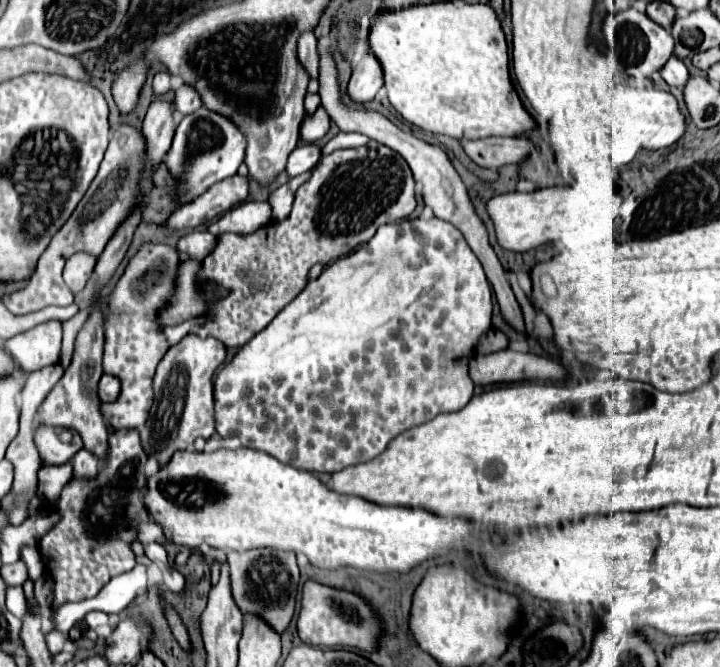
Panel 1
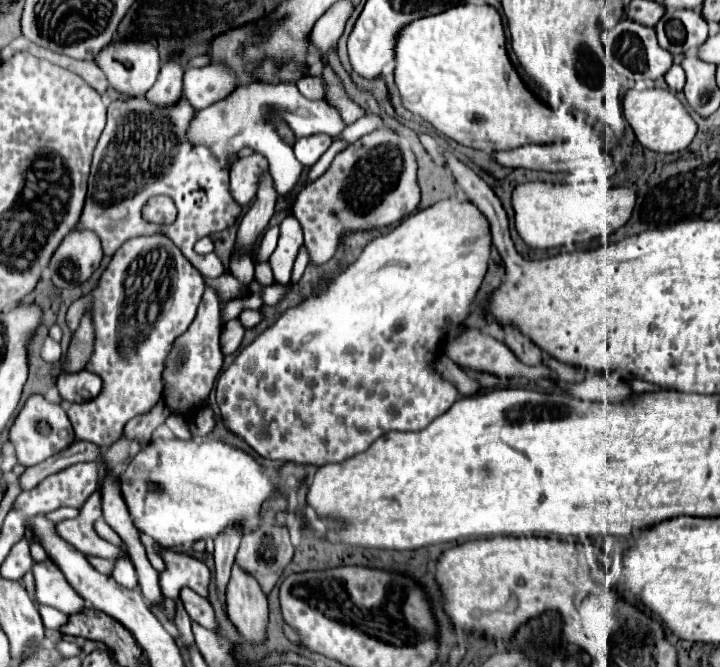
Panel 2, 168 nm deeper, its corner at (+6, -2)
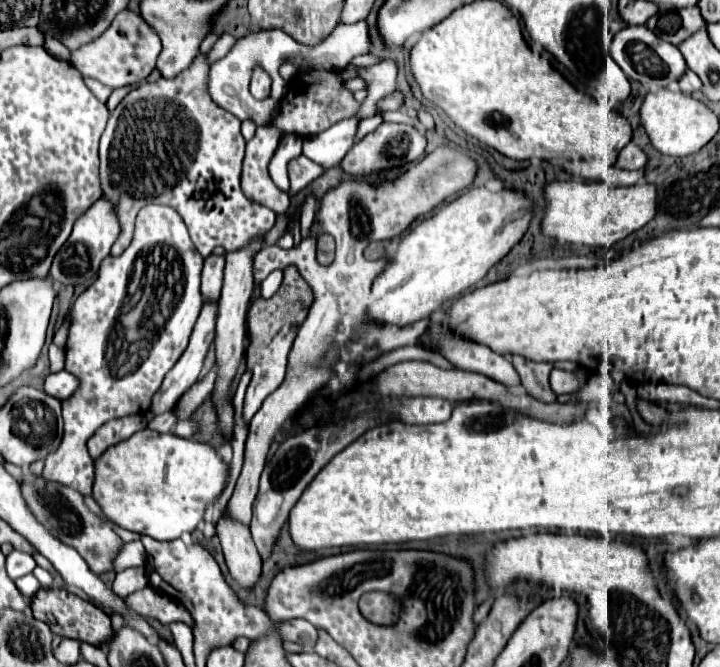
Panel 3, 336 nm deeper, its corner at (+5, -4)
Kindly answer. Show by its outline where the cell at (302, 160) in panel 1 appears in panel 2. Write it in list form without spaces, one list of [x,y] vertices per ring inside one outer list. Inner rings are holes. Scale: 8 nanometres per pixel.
[[[312,134],[306,138],[298,138],[294,144],[294,154],[296,158],[306,166],[314,166],[318,162],[318,158],[330,148],[332,144],[332,136],[324,136],[324,134]]]

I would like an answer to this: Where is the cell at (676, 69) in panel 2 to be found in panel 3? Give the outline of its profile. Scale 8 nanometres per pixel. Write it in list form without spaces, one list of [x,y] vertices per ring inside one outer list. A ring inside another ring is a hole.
[[[687,70],[687,72],[681,76],[681,80],[679,80],[679,88],[681,88],[681,92],[685,92],[685,94],[697,92],[697,90],[701,88],[701,80],[697,78],[697,74],[693,74],[691,70]]]

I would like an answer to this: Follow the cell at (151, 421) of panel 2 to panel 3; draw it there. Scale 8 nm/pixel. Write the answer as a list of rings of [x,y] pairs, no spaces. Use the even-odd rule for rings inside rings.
[[[203,306],[187,350],[183,352],[179,362],[167,372],[161,388],[151,400],[149,412],[153,416],[169,412],[177,404],[177,400],[185,394],[185,390],[189,390],[197,382],[203,366],[203,358],[215,336],[215,320],[217,320],[215,314],[217,314],[217,306]]]

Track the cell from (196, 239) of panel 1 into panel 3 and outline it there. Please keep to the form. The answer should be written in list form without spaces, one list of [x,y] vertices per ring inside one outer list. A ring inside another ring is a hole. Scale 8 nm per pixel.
[[[199,54],[193,60],[193,66],[189,66],[189,70],[181,72],[177,78],[159,78],[153,84],[141,84],[139,88],[131,90],[111,112],[99,146],[99,180],[103,198],[113,204],[121,226],[121,234],[111,248],[113,256],[119,256],[131,244],[137,212],[149,202],[167,204],[179,212],[189,228],[191,242],[203,258],[207,258],[215,246],[223,246],[227,252],[235,250],[241,246],[241,242],[245,242],[245,238],[253,238],[253,234],[263,236],[273,226],[275,212],[257,202],[249,202],[239,188],[241,162],[245,152],[245,140],[239,130],[241,122],[227,110],[221,110],[209,98],[207,72],[209,66],[205,62],[205,56]]]

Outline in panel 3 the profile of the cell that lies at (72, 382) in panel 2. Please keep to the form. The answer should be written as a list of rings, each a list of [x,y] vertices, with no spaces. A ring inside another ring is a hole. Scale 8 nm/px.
[[[61,370],[57,374],[49,374],[45,378],[45,386],[43,386],[43,390],[47,394],[51,394],[53,398],[57,398],[57,400],[71,398],[77,388],[79,388],[79,380],[73,374],[65,372],[65,370]]]

